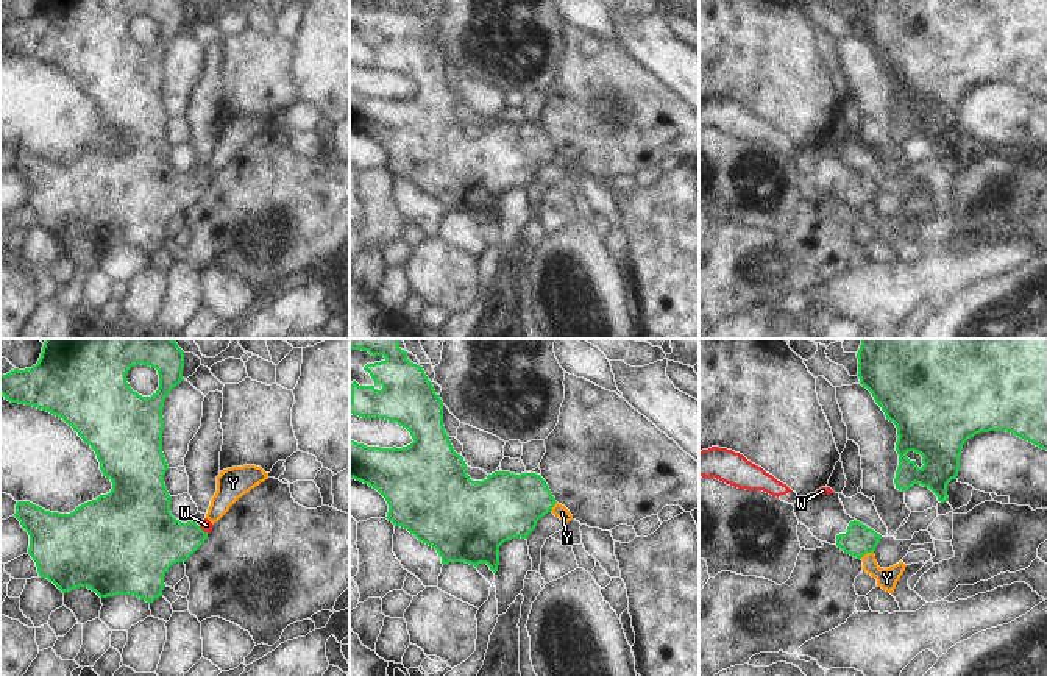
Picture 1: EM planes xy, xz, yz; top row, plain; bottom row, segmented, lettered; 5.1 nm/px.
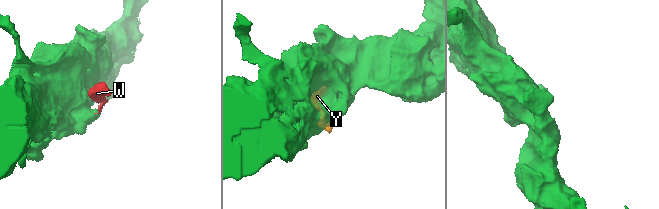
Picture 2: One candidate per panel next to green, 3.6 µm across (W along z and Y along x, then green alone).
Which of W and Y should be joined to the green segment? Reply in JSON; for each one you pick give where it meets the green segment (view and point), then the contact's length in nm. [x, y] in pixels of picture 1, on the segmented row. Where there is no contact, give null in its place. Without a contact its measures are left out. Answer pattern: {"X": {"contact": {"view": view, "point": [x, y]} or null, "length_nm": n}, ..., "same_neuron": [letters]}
{"W": {"contact": {"view": "xy", "point": [202, 530]}, "length_nm": 70}, "same_neuron": ["W"]}

